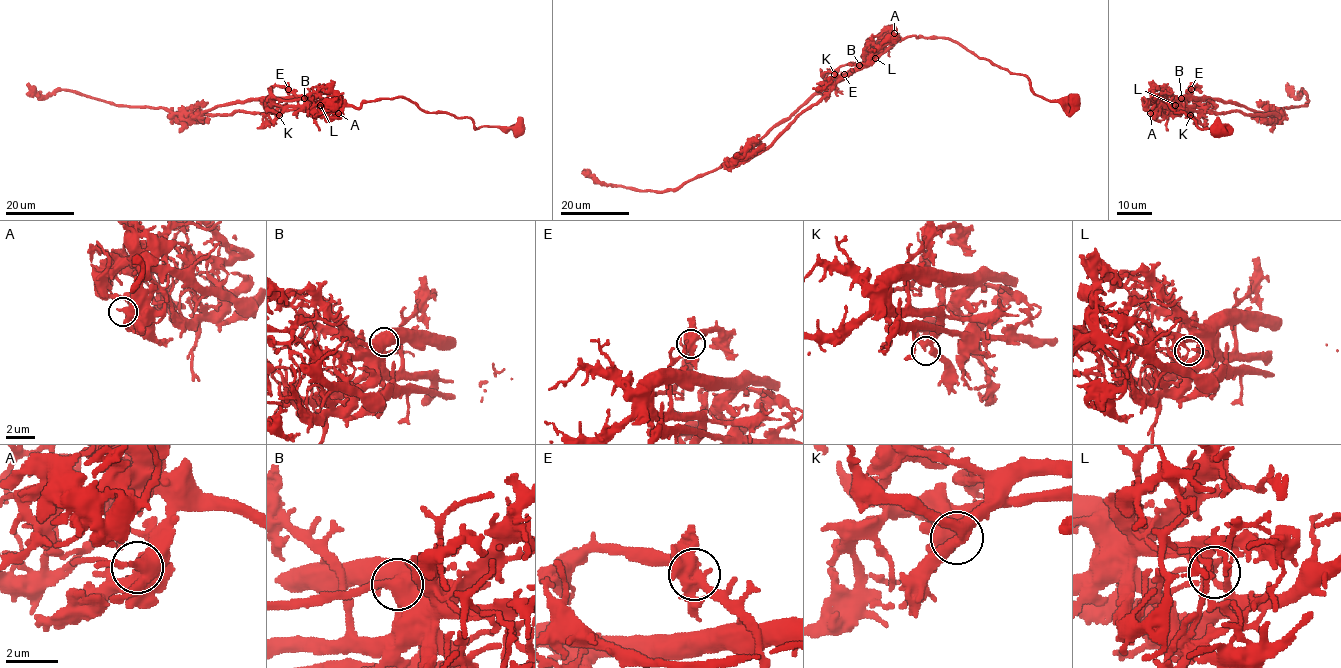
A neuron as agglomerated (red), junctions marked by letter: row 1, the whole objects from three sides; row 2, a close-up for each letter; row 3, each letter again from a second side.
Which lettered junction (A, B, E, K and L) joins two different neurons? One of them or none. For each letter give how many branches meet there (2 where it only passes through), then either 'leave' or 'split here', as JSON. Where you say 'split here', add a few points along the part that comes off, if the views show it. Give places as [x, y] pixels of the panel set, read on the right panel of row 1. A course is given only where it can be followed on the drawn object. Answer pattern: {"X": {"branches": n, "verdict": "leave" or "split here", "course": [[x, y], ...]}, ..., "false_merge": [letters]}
{"A": {"branches": 3, "verdict": "leave"}, "B": {"branches": 4, "verdict": "leave"}, "E": {"branches": 4, "verdict": "leave"}, "K": {"branches": 3, "verdict": "leave"}, "L": {"branches": 2, "verdict": "split here", "course": [[1175, 105], [1182, 98], [1219, 98], [1263, 113], [1305, 106], [1307, 96], [1301, 89], [1294, 96], [1287, 82]]}, "false_merge": ["L"]}

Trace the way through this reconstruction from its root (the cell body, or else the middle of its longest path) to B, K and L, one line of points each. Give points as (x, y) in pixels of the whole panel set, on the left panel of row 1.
B: (519, 129), (487, 126), (476, 129), (470, 118), (424, 112), (402, 97), (368, 101), (358, 107), (304, 98)
K: (519, 129), (476, 129), (470, 118), (424, 112), (402, 97), (279, 115)
L: (519, 129), (487, 126), (476, 129), (470, 118), (424, 112), (402, 97), (368, 101), (358, 107), (319, 105)

